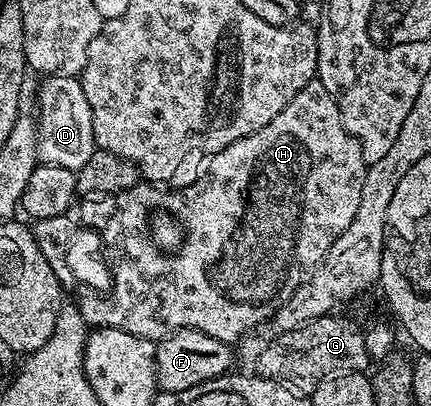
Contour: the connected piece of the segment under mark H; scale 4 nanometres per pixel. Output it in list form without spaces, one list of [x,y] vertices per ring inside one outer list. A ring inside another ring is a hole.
[[[316,79],[309,81],[267,127],[259,127],[251,135],[231,143],[226,149],[221,149],[208,158],[209,166],[205,169],[205,174],[198,181],[193,181],[182,193],[156,193],[156,188],[145,183],[138,183],[135,187],[124,189],[118,193],[91,193],[80,198],[81,201],[81,221],[80,224],[87,229],[93,229],[101,236],[101,247],[104,252],[104,259],[108,262],[109,273],[112,277],[112,288],[108,295],[102,296],[102,301],[80,302],[81,314],[86,326],[98,329],[118,329],[127,331],[131,335],[139,335],[143,339],[156,342],[158,339],[171,335],[180,329],[194,329],[203,331],[215,339],[226,343],[240,342],[241,338],[252,334],[253,330],[264,325],[270,317],[277,315],[277,310],[291,299],[293,292],[301,286],[301,282],[308,278],[309,274],[320,265],[321,260],[327,255],[327,251],[347,231],[355,217],[355,210],[359,207],[359,195],[363,195],[363,179],[367,162],[363,159],[363,151],[359,143],[343,127],[343,119],[339,115],[339,107],[335,99],[331,99],[331,91],[323,87],[323,83]],[[149,209],[166,209],[179,224],[185,228],[185,242],[181,245],[178,253],[173,253],[168,257],[161,253],[161,249],[149,238],[149,221],[145,216]]]

